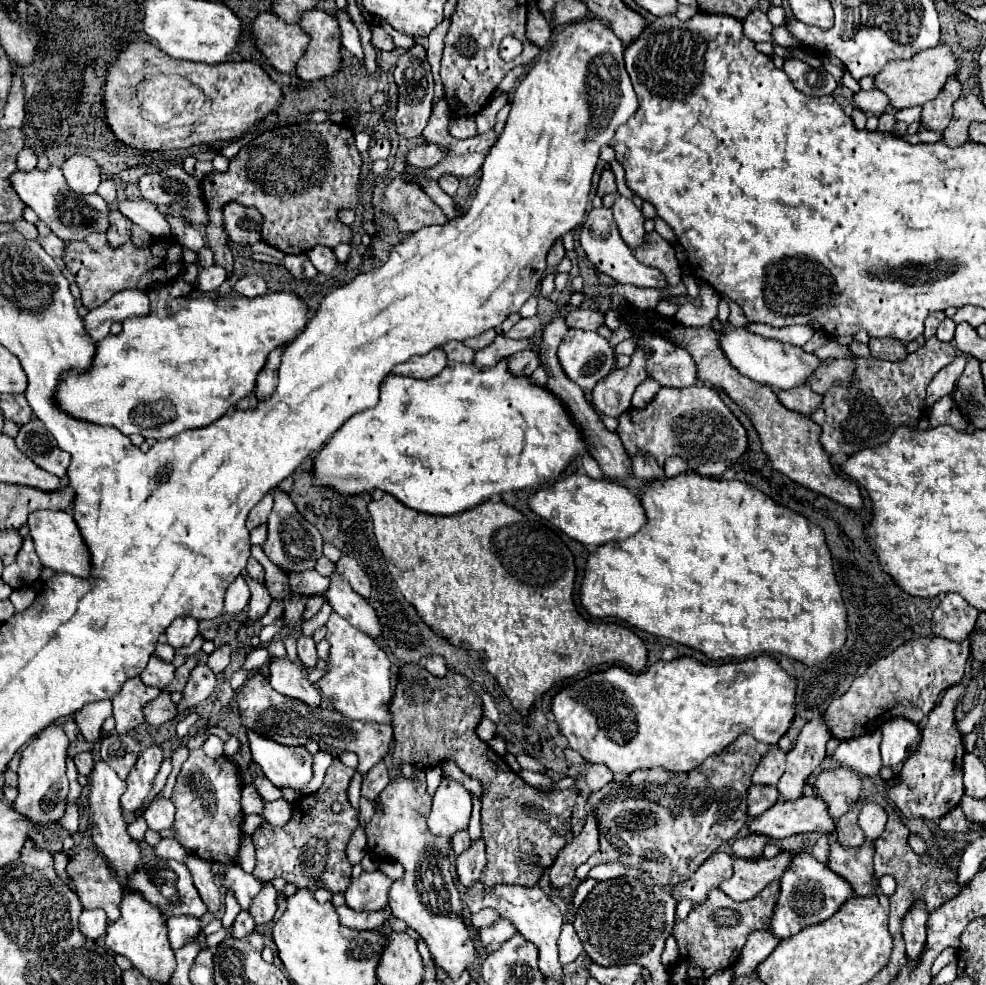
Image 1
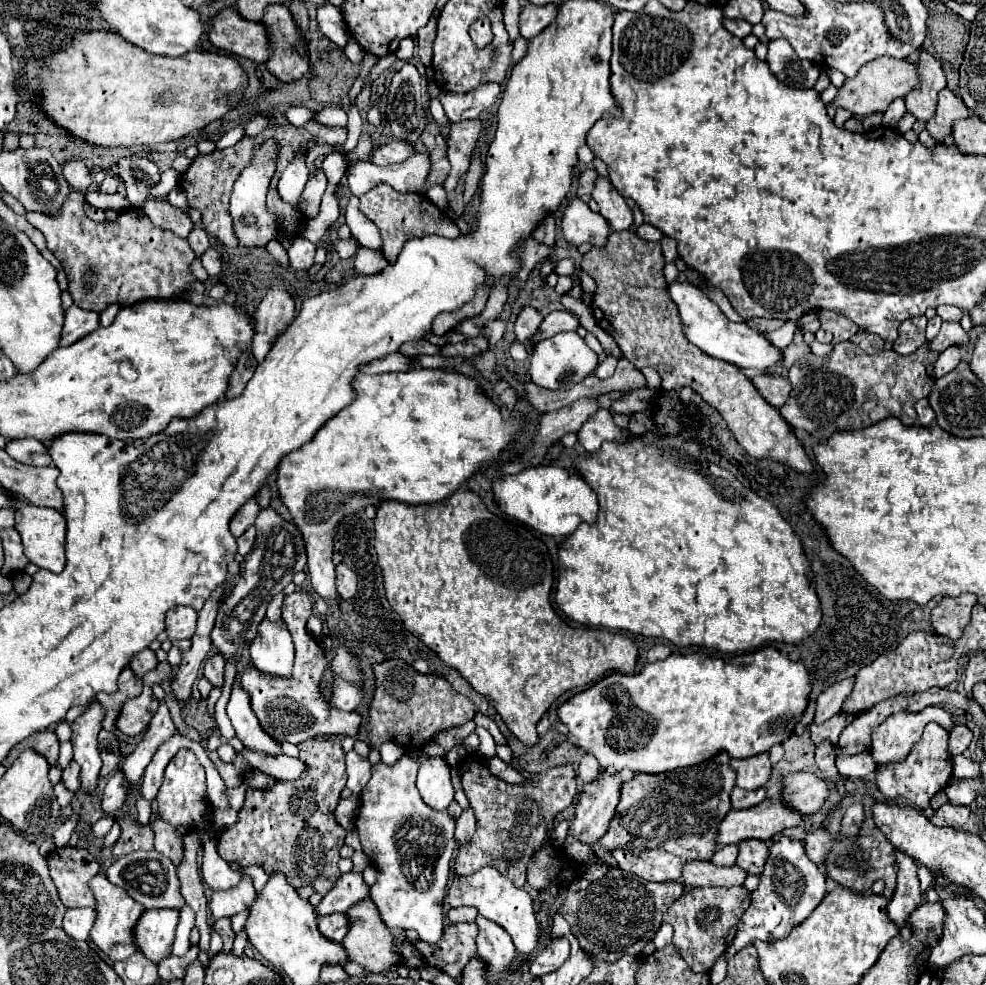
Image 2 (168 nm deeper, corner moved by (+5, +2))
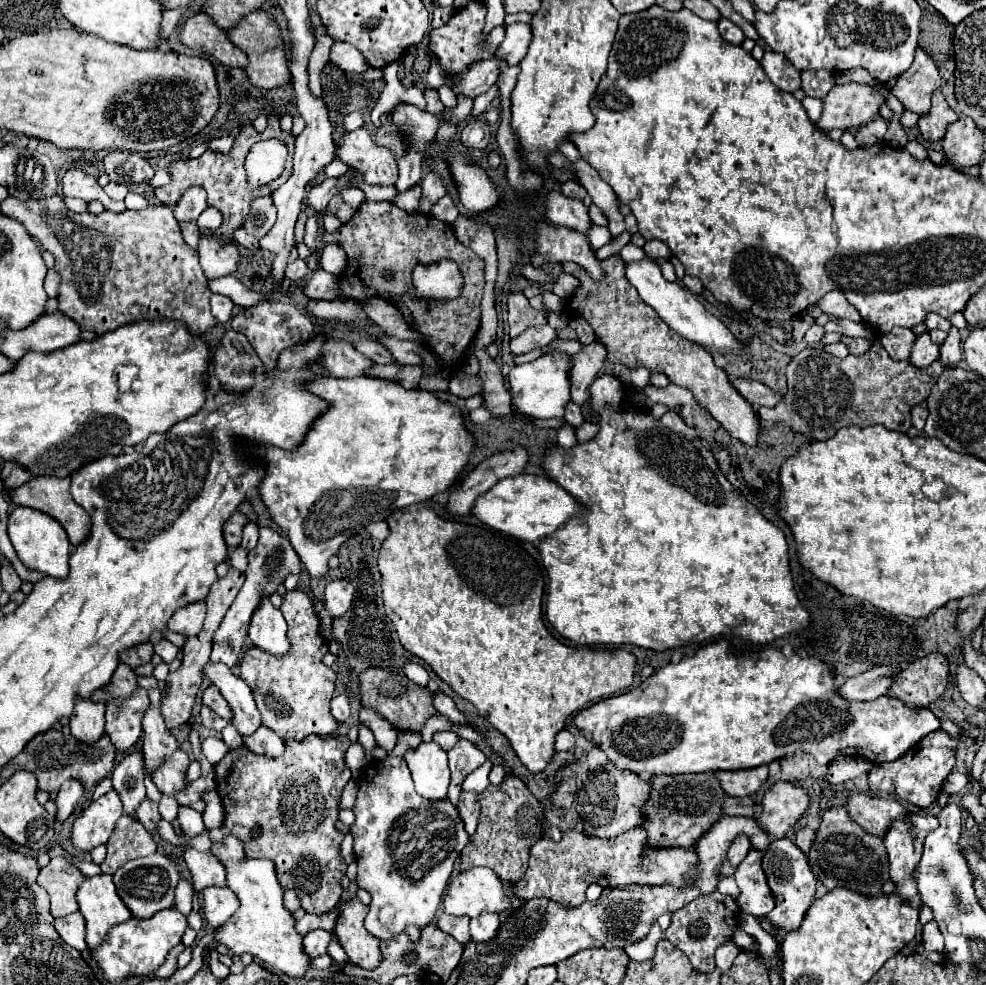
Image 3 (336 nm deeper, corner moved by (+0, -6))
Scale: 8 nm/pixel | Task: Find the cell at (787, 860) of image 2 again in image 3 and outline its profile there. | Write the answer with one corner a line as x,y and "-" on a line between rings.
790,838
772,840
770,846
764,850
762,866
764,866
764,872
768,876
768,886
770,886
772,894
774,894
774,900
776,900
776,908
766,916
766,920
780,934
792,932
792,930
796,930
796,926
802,924
806,910
814,902
814,892
816,892
816,882
818,880
812,874
804,852

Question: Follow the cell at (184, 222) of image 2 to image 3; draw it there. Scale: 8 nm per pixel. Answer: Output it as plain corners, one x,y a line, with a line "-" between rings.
192,186
188,190
184,190
184,194
180,196
180,200
174,206
174,216
176,220
196,220
200,216
202,210
206,210
206,194
204,188
200,186

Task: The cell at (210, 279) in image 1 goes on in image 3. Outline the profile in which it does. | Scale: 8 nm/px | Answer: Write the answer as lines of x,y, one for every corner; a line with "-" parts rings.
202,234
198,242
198,256
200,256
200,266
204,274
210,280
214,280
236,272
240,250
234,244
220,244
216,236

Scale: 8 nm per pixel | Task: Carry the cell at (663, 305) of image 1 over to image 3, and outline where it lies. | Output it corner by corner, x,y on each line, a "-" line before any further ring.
642,258
638,262
624,262
624,270
626,270
628,282
638,290
640,298
650,308
654,308
656,314
680,336
684,336
700,346
708,346
708,350
712,354
728,354
728,352
740,354
744,350
744,346
732,336
732,332
722,324
722,320
704,308
704,304
698,296
688,292
680,282
668,282
662,276
658,262
654,262
652,258

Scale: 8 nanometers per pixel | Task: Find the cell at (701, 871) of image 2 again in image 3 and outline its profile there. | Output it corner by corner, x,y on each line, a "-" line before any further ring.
632,828
616,838
592,838
584,832
564,830
562,840
554,842
550,838
540,838
530,850
530,862
524,876
510,886
510,894
530,900
530,898
550,898
564,908
576,908
584,902
584,892
590,884
600,884
602,888
622,888
630,884
672,884
680,886
686,872
696,864
694,850
656,850
648,846
648,836
640,828

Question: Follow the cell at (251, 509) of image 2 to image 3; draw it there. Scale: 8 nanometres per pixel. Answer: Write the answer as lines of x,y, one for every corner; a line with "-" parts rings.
234,512
232,518
228,518
228,522
224,522
224,542
228,546
228,550
234,550
240,540
242,540
242,528
246,524
246,516
240,512

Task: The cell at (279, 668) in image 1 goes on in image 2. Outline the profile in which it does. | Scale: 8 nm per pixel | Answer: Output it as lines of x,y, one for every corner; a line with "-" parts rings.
263,620
259,626
259,636
251,642
251,660
263,674
291,678
295,652
289,630
283,624

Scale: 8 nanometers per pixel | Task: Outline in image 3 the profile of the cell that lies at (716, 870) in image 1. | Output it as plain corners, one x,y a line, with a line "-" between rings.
738,834
734,838
734,842
730,844
730,850
728,850
728,862
732,864
732,868
736,868
746,858
746,854
748,854
750,848
752,846
750,846
750,840
748,840
746,834

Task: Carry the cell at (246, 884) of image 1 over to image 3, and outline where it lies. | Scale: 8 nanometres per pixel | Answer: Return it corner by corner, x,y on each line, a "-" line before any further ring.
186,848
182,854
188,872
192,876
192,884
194,890
202,890
206,886
226,886
226,878
224,878
224,866
220,866
220,862
206,854
206,852
198,852
194,848

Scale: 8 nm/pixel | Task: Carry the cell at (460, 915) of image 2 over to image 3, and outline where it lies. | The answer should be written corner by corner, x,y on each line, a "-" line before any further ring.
440,914
438,920
436,920
436,926
442,932
450,934
462,946
470,940
469,923
470,918
468,916
448,916
448,914

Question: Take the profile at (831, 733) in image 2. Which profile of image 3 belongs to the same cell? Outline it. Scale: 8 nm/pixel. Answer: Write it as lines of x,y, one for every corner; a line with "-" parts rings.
716,640
716,642
700,648
692,658
682,658
678,664
668,664
668,666
656,670
648,680
644,680
638,688
632,688
626,694
606,698
606,700
600,700
600,702
592,704
590,708
582,710
574,718
574,724
578,728
590,732
592,740
608,754
608,758
618,768
626,768
626,770
632,770
636,774
646,774
648,772
648,774
654,774
654,776
658,776
658,774
684,774
684,772
704,774
704,772
716,772
716,770
756,768
760,764
770,764
772,760
784,758
786,754
792,754
796,750
804,750
804,752
812,754
820,764
830,764
836,756
860,756
860,758
870,760
870,762
892,762
892,760
898,760
900,756
904,756
906,750
910,750
926,734
940,728
940,720
928,708
910,710
898,698
882,696
882,698
876,698
876,700
870,700
870,702
844,702
844,698
840,698
840,694
836,690
832,666
828,666
826,662
822,662
818,658
800,658
796,654
786,658
778,648
772,648
772,646
762,646
752,656
744,656
744,654
734,654
730,650
728,640

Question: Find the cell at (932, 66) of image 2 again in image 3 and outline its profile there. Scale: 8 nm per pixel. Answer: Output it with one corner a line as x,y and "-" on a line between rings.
916,48
912,66
896,78
892,94
904,104
906,110
916,114
926,114
930,110
930,96
942,84
934,60
922,50

